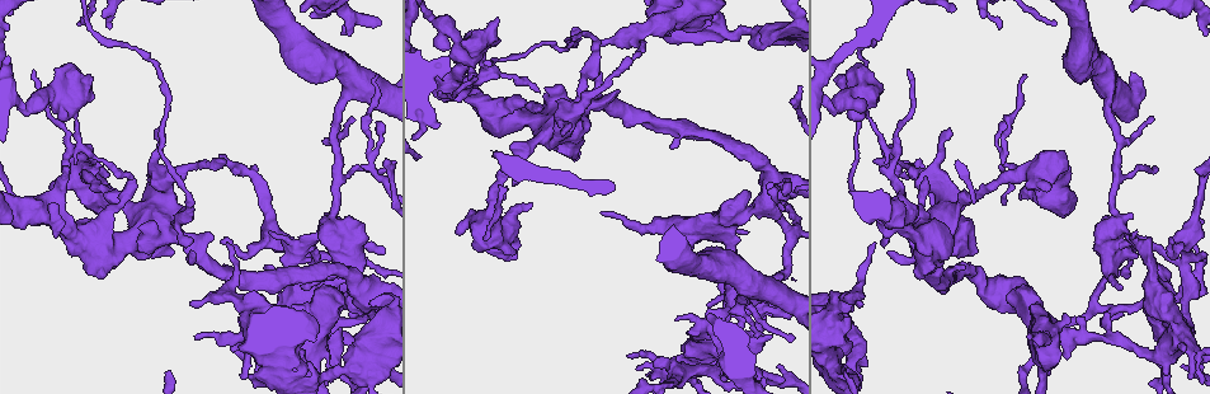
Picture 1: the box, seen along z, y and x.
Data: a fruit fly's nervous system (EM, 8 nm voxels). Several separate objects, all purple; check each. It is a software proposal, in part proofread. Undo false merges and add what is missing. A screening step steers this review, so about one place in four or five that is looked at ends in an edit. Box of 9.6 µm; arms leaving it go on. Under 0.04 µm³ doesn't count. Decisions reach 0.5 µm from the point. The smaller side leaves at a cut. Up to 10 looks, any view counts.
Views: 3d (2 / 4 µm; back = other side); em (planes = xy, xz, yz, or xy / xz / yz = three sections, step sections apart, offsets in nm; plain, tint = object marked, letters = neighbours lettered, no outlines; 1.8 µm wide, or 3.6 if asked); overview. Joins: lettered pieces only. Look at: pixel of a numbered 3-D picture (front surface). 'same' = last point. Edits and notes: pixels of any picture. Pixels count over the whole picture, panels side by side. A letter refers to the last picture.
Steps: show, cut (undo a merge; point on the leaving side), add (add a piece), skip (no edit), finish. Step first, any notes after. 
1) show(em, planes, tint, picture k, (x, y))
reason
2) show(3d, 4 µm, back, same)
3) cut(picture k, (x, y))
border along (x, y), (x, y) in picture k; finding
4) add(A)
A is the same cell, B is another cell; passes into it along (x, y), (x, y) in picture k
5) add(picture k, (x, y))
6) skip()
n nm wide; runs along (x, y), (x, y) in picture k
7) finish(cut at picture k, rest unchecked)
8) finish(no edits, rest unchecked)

show(3d, 4 µm, picture 1, (85, 186))
sharp bend

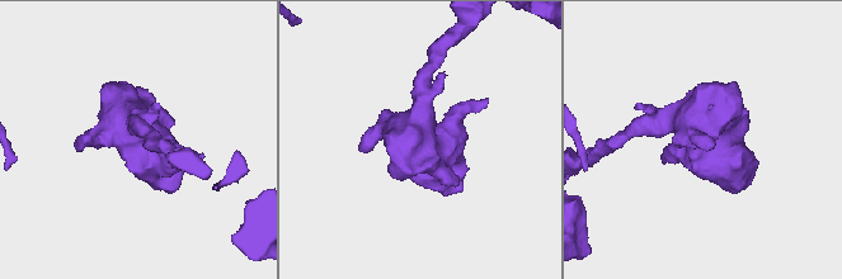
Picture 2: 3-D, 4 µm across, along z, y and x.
show(em, planes, letters, picture 2, (137, 138))

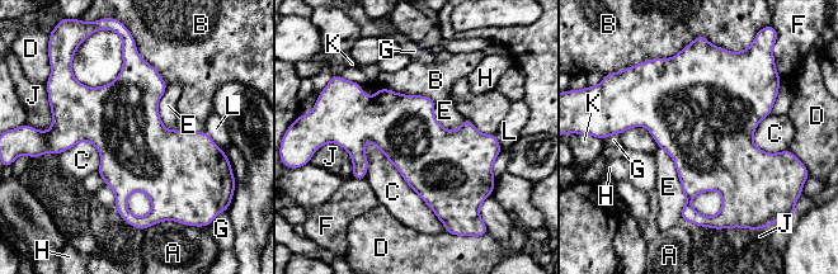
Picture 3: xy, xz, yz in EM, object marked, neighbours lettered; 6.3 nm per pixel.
skip()
C touches over 750 nm; A, B, C, D, E, F, G, H, J, K and L are other cells; border along (659, 147), (674, 164), (681, 217) in picture 3; continuous, no second neuron

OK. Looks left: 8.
show(3d, 2 µm, picture 1, (65, 96))
arms part here

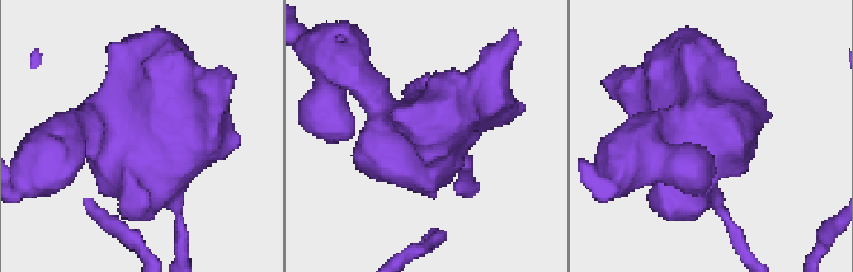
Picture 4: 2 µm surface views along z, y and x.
show(em, yz, step 4, tint, picture 4, (135, 148))
now the EM

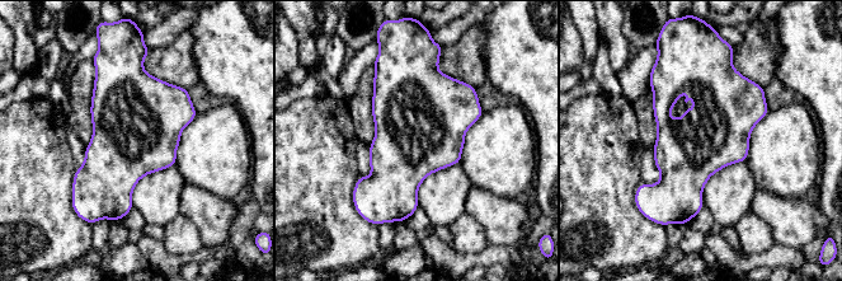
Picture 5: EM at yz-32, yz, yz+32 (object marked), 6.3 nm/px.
show(em, planes, letters, same)
another direction

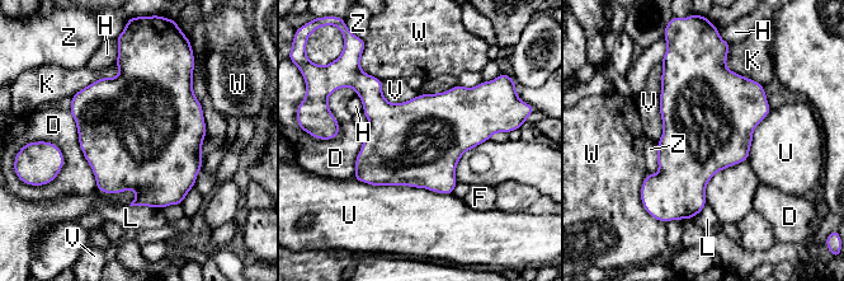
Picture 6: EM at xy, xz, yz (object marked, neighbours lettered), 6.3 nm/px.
skip()
U touches over 650 nm; D, F, H, K, L, U, V, W and Z are other cells; border along (458, 84), (401, 102), (381, 93) in picture 6; all the same neuron

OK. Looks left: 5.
show(em, planes, letters, picture 1, (1126, 237))
thick turns thin

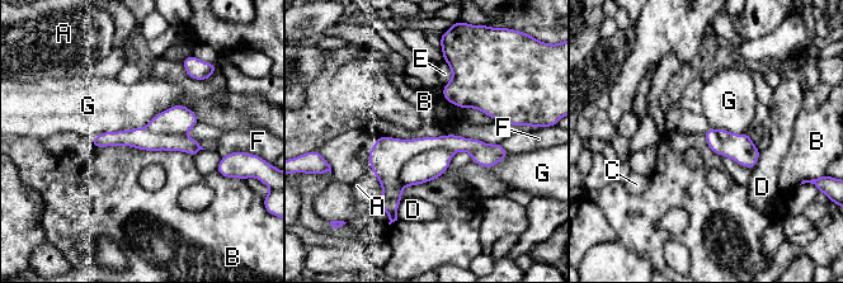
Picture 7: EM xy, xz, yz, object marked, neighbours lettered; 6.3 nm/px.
cut(picture 7, (429, 165))
A, B, C, D, E, F and G are other cells; border along (453, 151), (414, 155), (399, 180) in picture 7; two neurons meet here

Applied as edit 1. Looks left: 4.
show(overview)
redraw

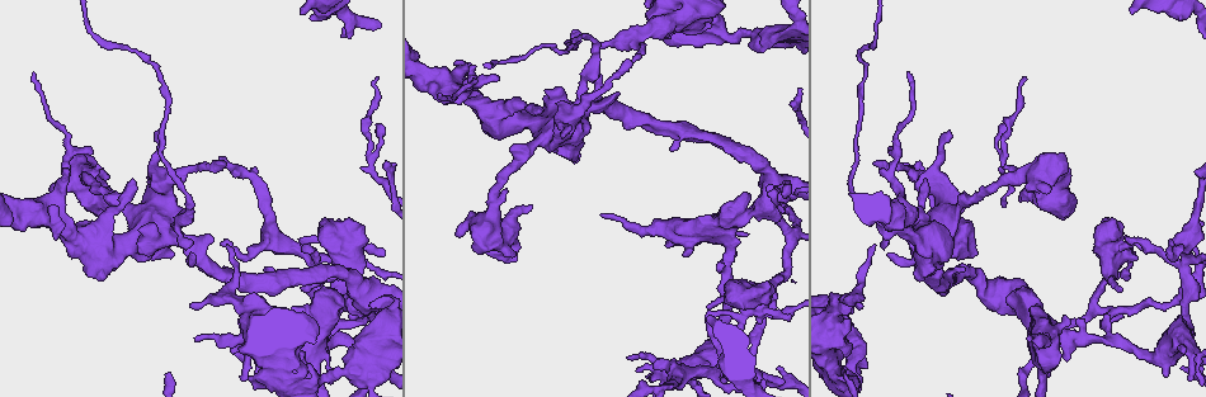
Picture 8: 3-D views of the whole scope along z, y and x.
show(3d, 4 µm, picture 8, (1188, 379))
free end

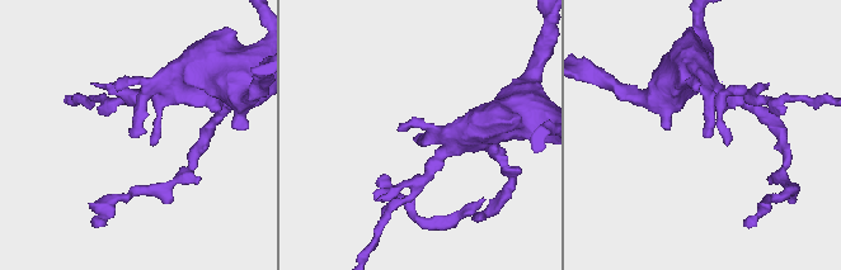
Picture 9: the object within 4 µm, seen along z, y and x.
show(em, planes, letters, picture 9, (703, 135))
need the tissue

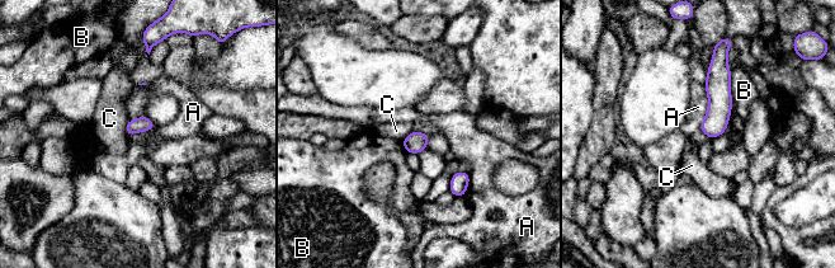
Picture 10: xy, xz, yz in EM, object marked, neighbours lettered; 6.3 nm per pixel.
skip()
A, B and C are other cells; runs along (717, 57), (717, 117), (710, 135) in picture 10; none of them fits

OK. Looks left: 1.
finish(cut at picture 7, rest unchecked)

